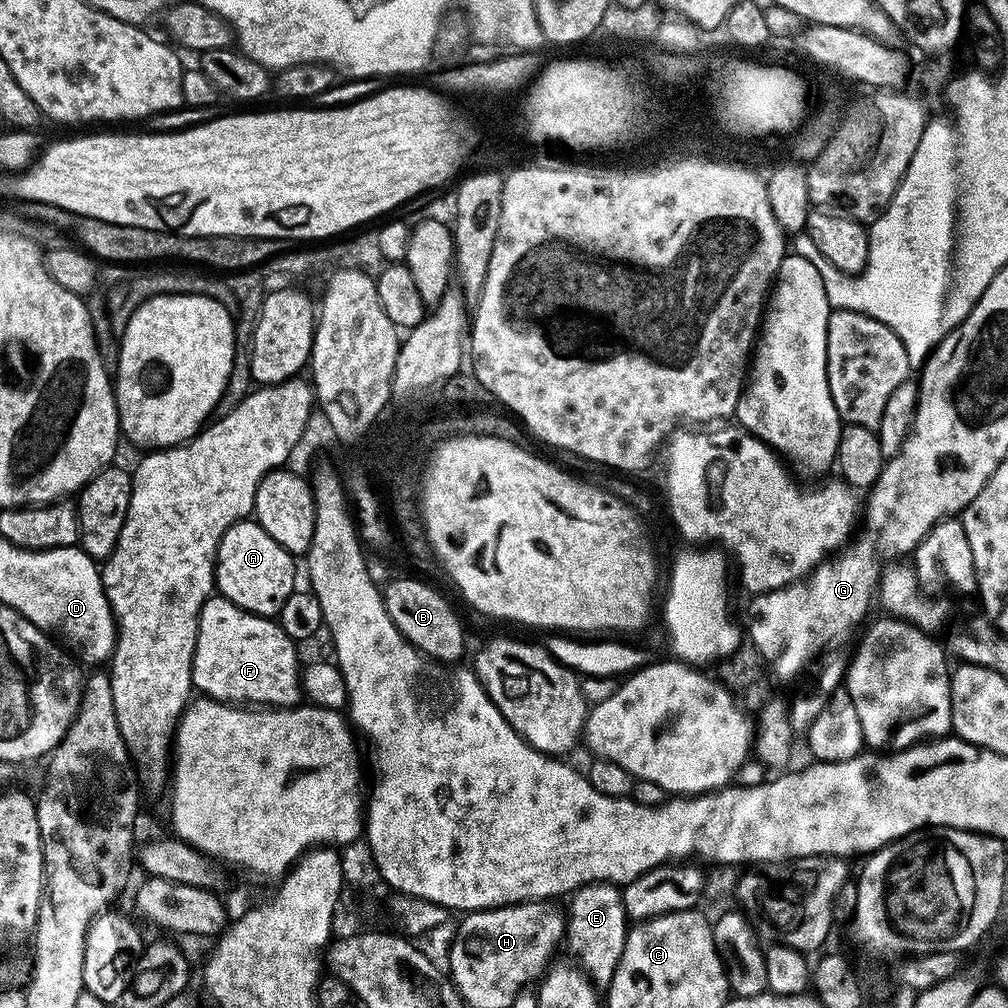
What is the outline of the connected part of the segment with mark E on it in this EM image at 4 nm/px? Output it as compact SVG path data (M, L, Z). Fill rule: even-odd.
M601 882L583 884L571 893L566 904L566 948L573 952L575 963L583 968L588 979L597 989L607 989L608 983L614 978L614 970L618 970L618 958L622 958L622 950L626 946L630 921L624 909L624 893L615 884Z

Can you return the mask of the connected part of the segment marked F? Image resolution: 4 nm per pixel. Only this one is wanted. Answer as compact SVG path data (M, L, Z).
M213 594L200 611L200 625L192 659L193 689L213 700L235 702L240 706L297 707L302 700L302 663L296 648L297 641L288 637L275 619L255 616L253 612L239 608L223 596Z

